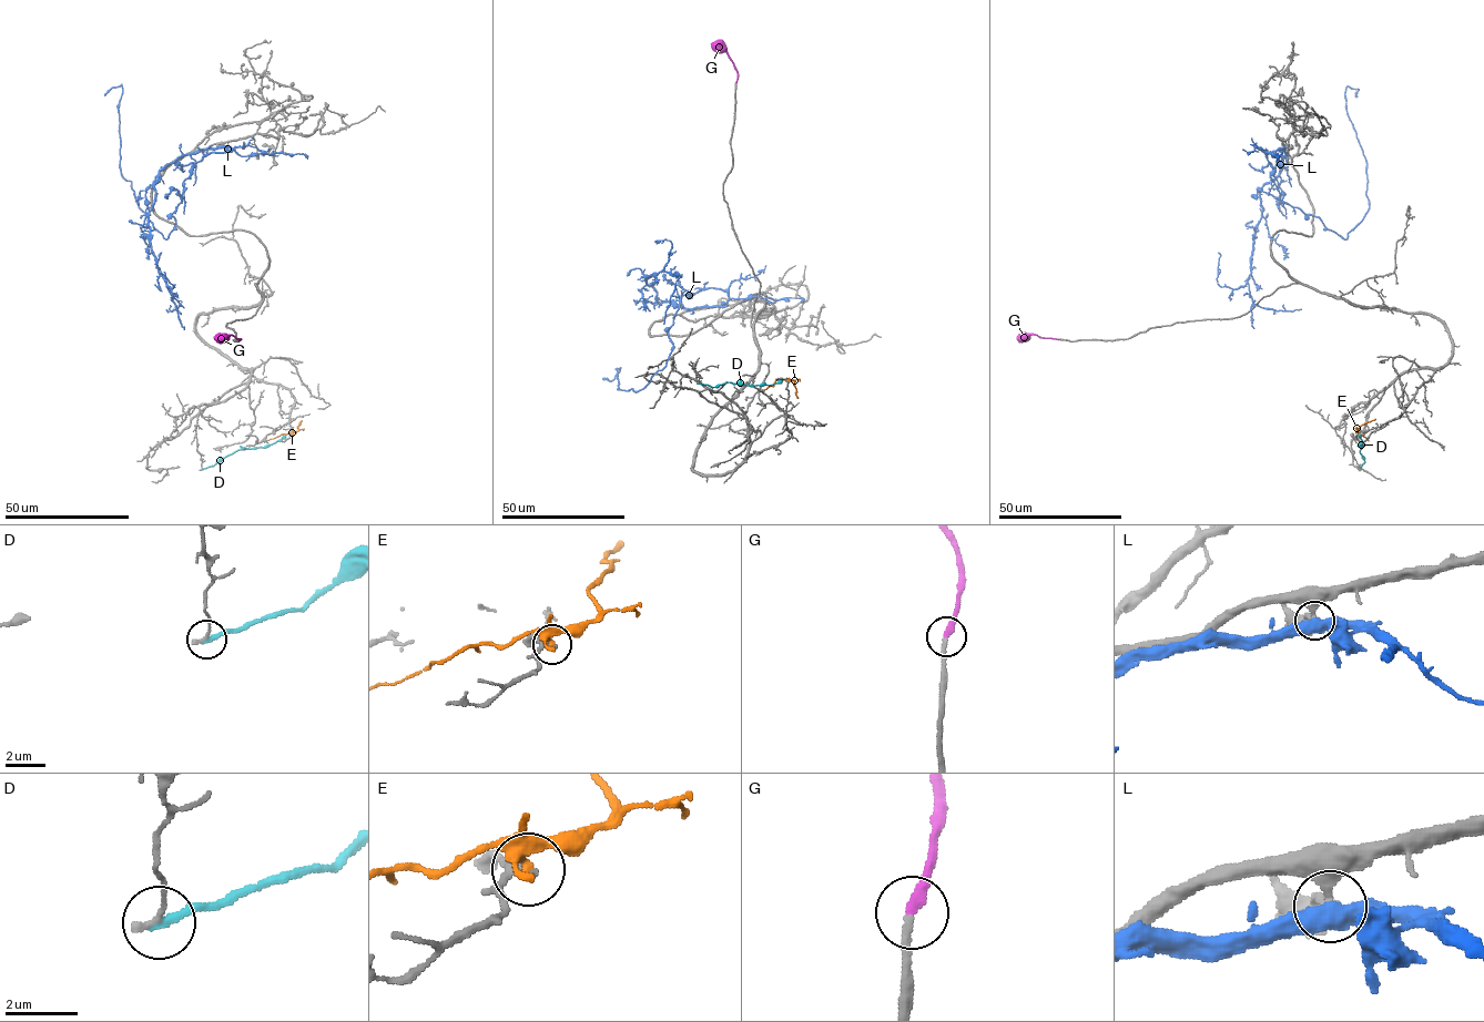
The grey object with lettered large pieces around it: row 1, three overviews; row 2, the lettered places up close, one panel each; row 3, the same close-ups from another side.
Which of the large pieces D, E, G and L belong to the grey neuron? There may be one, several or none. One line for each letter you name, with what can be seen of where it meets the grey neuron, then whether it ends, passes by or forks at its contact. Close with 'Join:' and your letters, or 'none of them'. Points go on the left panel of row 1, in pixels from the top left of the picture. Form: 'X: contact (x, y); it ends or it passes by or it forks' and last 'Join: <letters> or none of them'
G: contact (239, 339); it ends
Join: G

